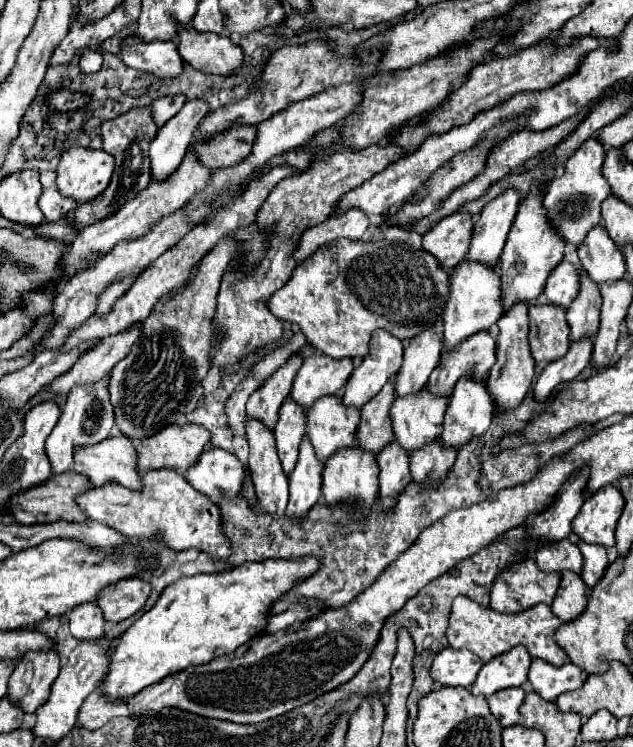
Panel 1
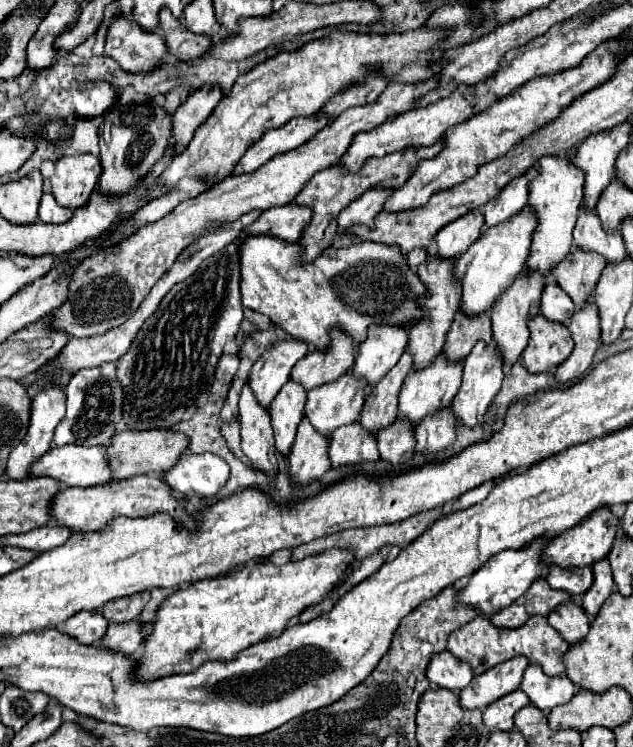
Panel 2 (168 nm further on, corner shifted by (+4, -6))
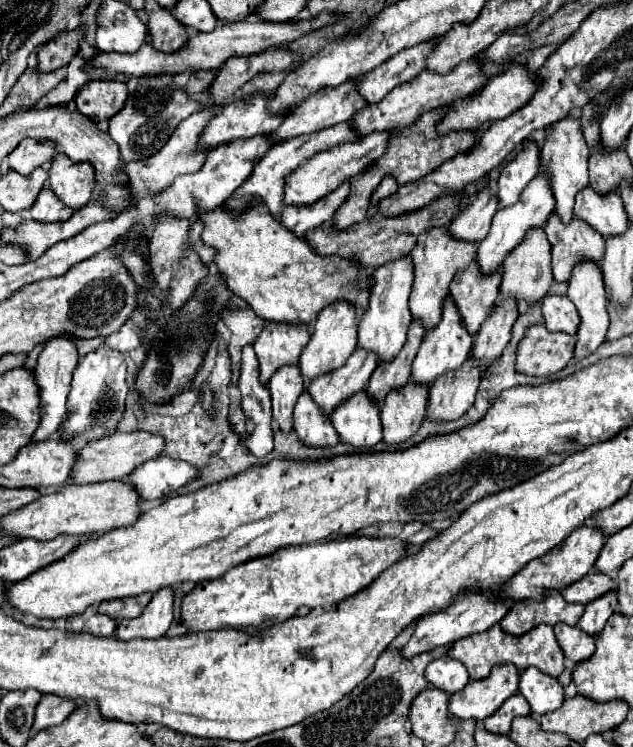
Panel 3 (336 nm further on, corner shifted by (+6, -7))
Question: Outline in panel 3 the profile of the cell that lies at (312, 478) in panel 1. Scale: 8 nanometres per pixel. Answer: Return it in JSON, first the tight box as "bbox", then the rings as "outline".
{"bbox":[295,387,339,447],"outline":[[[307,387],[295,405],[295,433],[311,447],[333,447],[339,443],[339,435],[335,427],[331,427],[331,419],[323,419],[323,415],[319,415],[319,407],[311,403]]]}

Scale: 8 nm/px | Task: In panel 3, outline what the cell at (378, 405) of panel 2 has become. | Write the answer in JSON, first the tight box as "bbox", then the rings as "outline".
{"bbox":[367,323,425,401],"outline":[[[411,323],[403,351],[395,359],[391,359],[391,363],[383,363],[383,367],[377,367],[373,371],[367,385],[367,393],[373,399],[383,401],[391,389],[407,383],[407,379],[411,377],[411,363],[423,341],[423,335],[425,335],[423,327],[419,327],[419,323]]]}

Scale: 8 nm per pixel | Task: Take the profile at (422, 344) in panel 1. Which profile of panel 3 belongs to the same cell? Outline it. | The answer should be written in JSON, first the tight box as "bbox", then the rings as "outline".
{"bbox":[409,227,477,329],"outline":[[[431,227],[431,231],[425,231],[423,237],[419,237],[419,243],[411,251],[411,257],[415,261],[415,281],[409,309],[413,313],[413,319],[419,319],[425,329],[433,329],[439,323],[443,301],[449,293],[449,283],[453,281],[457,269],[465,269],[475,259],[475,247],[477,243],[455,239],[447,227]]]}

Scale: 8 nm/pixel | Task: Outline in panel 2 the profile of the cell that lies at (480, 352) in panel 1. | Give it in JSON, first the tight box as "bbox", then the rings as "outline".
{"bbox":[443,314,491,362],"outline":[[[465,314],[455,316],[455,322],[449,330],[443,356],[449,362],[461,362],[469,356],[471,348],[479,342],[491,342],[491,320],[489,314],[481,314],[479,318],[467,318]]]}

